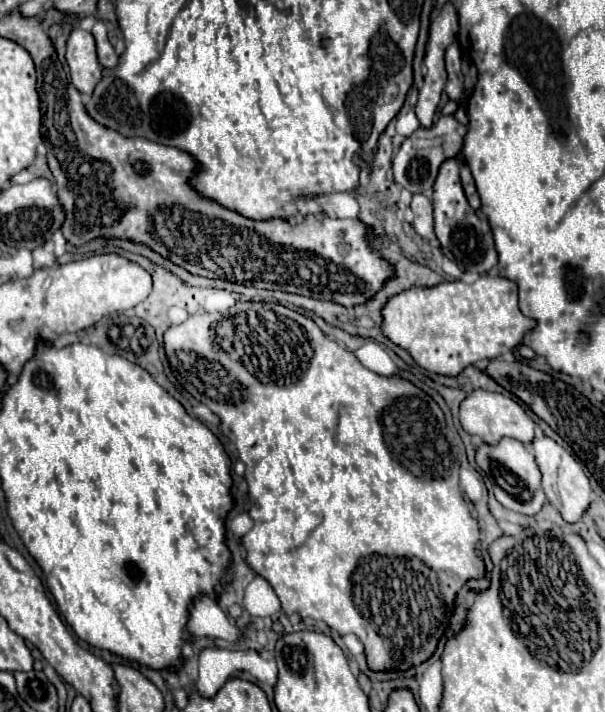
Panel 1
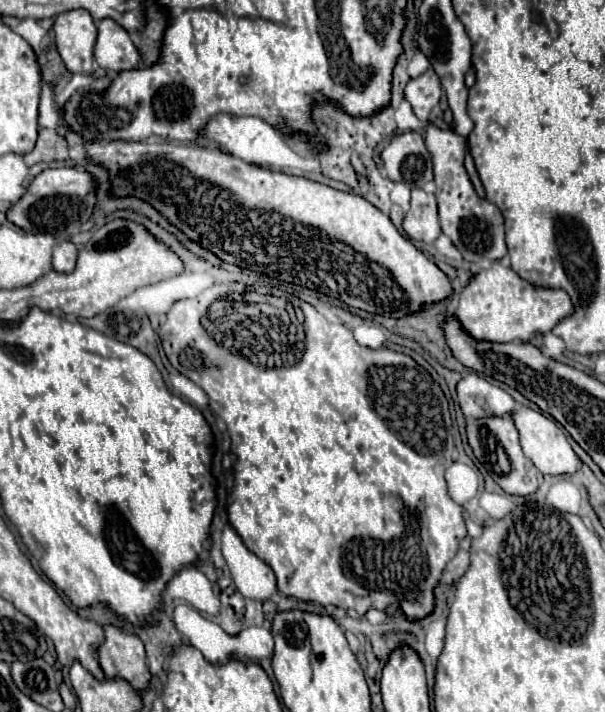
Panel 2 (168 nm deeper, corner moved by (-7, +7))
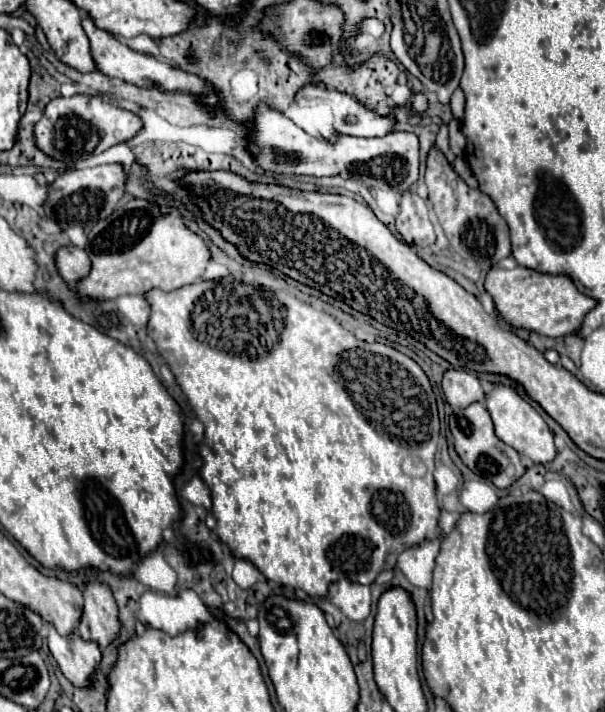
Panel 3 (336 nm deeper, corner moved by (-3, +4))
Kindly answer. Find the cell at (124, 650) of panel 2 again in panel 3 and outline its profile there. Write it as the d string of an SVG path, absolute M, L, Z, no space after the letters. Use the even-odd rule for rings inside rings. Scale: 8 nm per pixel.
M89 583L83 587L85 611L79 623L83 641L95 641L101 649L109 647L121 633L119 611L107 585Z

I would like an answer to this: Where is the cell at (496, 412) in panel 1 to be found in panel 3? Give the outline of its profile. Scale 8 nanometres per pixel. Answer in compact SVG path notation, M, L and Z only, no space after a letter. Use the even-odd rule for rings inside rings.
M449 369L443 375L443 393L445 399L449 401L449 405L453 409L465 409L467 405L479 401L485 401L485 391L479 383L479 379L469 373L469 371L461 371L461 369Z

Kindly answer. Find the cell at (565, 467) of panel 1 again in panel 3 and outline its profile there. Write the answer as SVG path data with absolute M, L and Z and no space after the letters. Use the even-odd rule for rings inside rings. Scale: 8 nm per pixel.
M495 385L491 389L491 393L487 393L485 407L491 413L493 423L495 423L495 433L503 443L511 445L515 451L519 451L521 455L529 457L533 463L539 463L539 465L551 463L557 457L555 437L553 437L549 425L543 421L543 417L525 399L519 397L519 393L515 389Z

